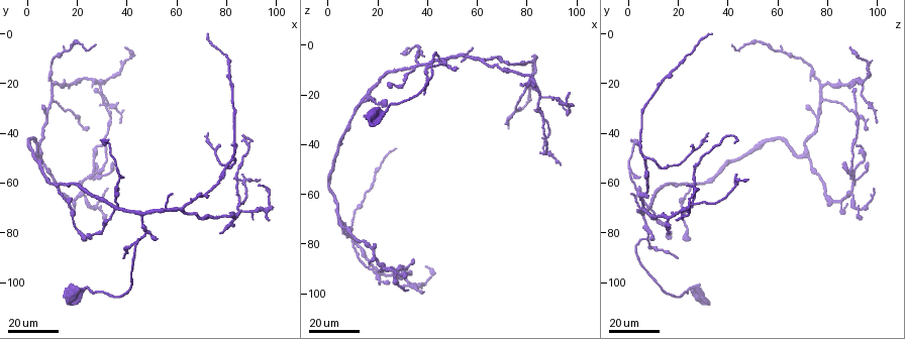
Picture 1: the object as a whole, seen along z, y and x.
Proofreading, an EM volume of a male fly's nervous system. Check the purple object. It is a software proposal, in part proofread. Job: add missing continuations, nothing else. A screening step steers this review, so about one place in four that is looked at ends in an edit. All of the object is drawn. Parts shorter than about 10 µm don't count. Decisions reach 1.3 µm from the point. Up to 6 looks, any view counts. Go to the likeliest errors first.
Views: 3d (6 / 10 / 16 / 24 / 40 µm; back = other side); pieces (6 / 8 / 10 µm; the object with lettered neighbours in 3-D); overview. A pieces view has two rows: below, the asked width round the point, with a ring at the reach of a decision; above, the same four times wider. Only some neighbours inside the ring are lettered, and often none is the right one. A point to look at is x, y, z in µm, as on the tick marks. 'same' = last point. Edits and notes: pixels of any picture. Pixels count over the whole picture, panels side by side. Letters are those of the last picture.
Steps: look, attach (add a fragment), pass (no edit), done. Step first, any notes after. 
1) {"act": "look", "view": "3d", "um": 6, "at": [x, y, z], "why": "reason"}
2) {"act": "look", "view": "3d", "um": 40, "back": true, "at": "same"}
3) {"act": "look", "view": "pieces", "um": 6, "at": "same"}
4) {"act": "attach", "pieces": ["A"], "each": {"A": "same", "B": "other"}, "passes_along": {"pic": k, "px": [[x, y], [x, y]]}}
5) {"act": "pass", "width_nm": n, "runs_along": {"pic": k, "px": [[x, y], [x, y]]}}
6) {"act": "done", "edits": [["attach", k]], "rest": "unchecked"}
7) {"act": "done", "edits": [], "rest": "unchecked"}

{"act": "look", "view": "3d", "um": 16, "at": [58, 65, 1], "why": "an open end"}

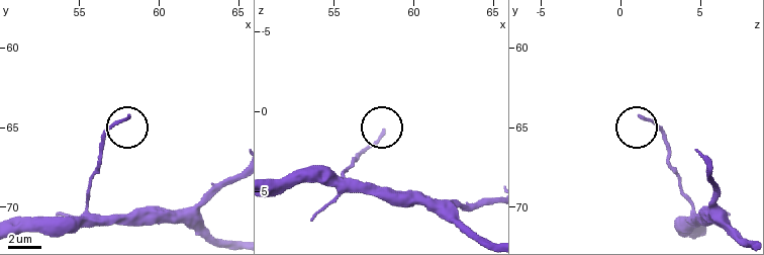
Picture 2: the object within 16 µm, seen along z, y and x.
{"act": "look", "view": "pieces", "um": 10, "at": [58.0, 64.3, 1.2]}

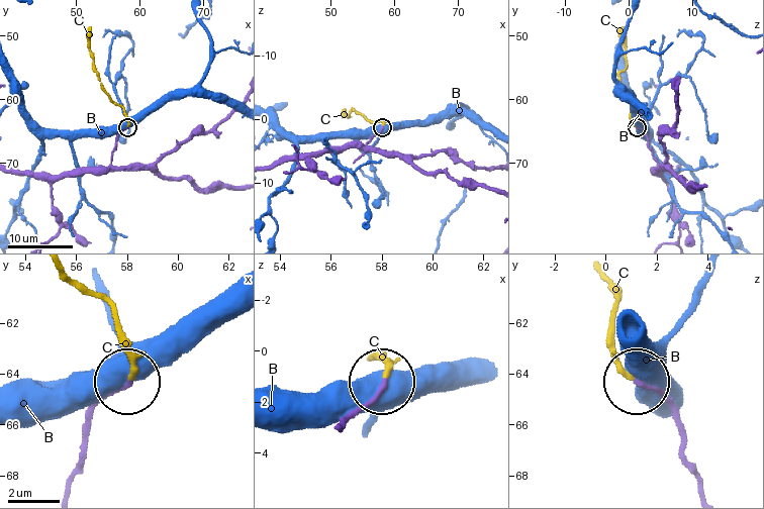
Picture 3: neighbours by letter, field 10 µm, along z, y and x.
{"act": "attach", "pieces": ["C"], "each": {"B": "other", "C": "same"}, "passes_along": {"pic": 3, "px": [[87, 436], [90, 413], [133, 367], [113, 308], [68, 276]]}, "found": "it goes on there"}

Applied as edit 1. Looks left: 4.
{"act": "look", "view": "overview"}

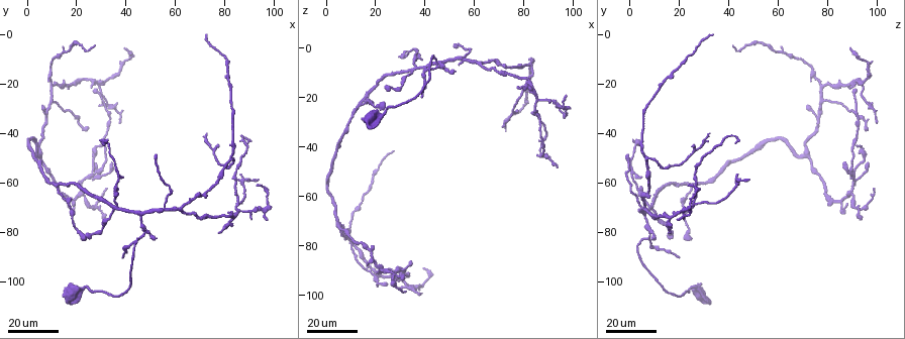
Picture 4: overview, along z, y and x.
{"act": "look", "view": "3d", "um": 24, "at": [39, 90, 20], "why": "thin end"}

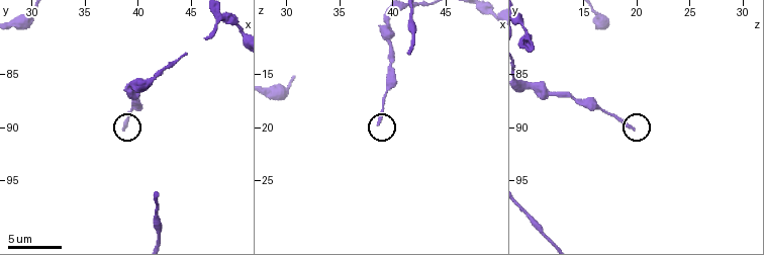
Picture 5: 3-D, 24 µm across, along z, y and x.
{"act": "look", "view": "3d", "um": 6, "at": [38.6, 90.2, 19.8]}

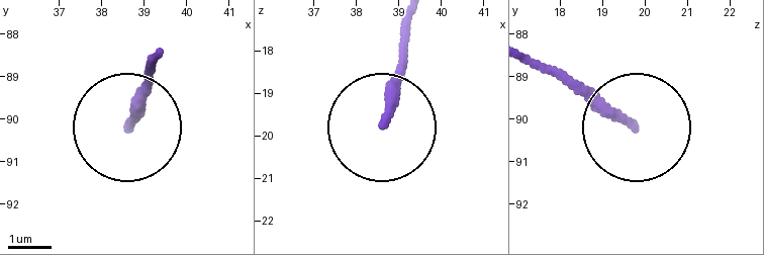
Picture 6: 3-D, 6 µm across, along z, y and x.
{"act": "look", "view": "pieces", "um": 8, "at": [38.70, 90.10, 19.65]}

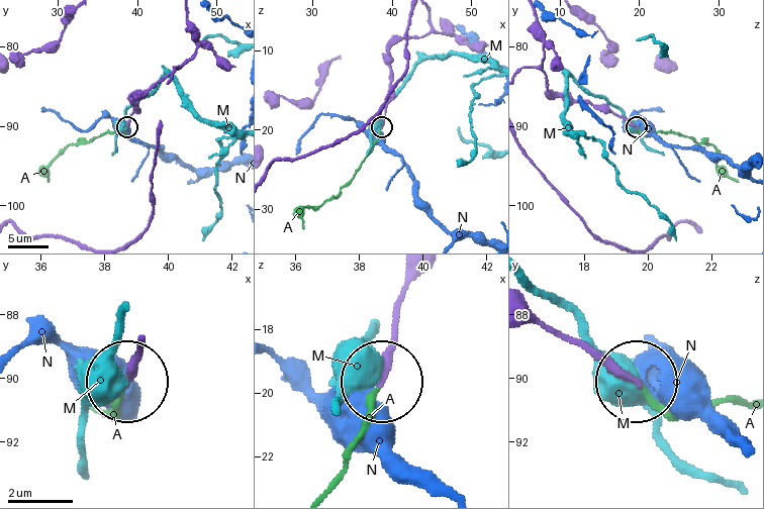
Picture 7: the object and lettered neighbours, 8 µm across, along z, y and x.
{"act": "attach", "pieces": ["A"], "each": {"A": "same", "M": "other", "N": "other"}, "passes_along": {"pic": 7, "px": [[131, 113], [121, 135], [69, 145], [49, 181]]}, "found": "the cell continues"}

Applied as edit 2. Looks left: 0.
{"act": "done", "edits": [["attach", 3], ["attach", 7]], "rest": "unchecked"}

